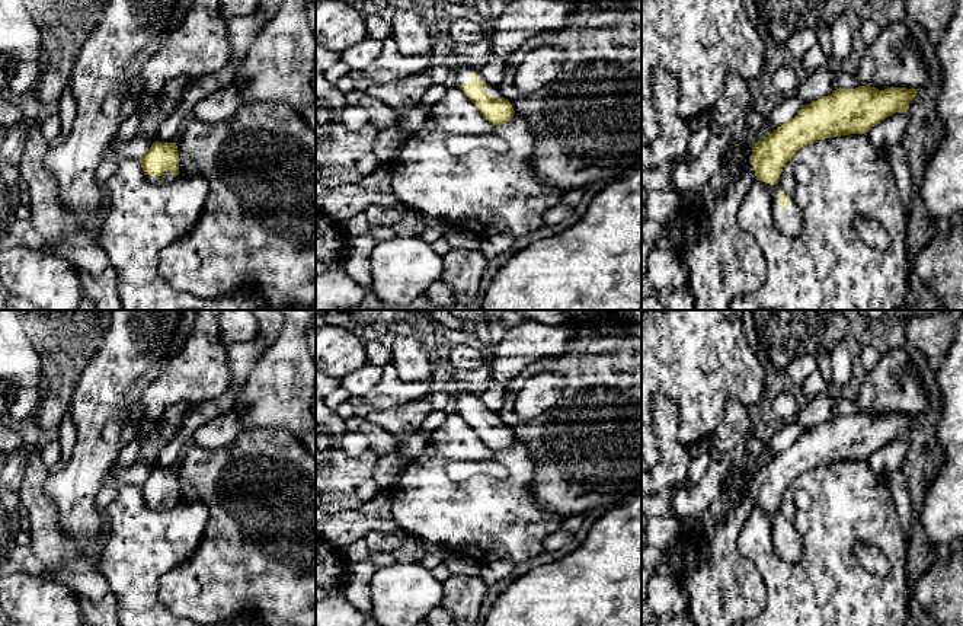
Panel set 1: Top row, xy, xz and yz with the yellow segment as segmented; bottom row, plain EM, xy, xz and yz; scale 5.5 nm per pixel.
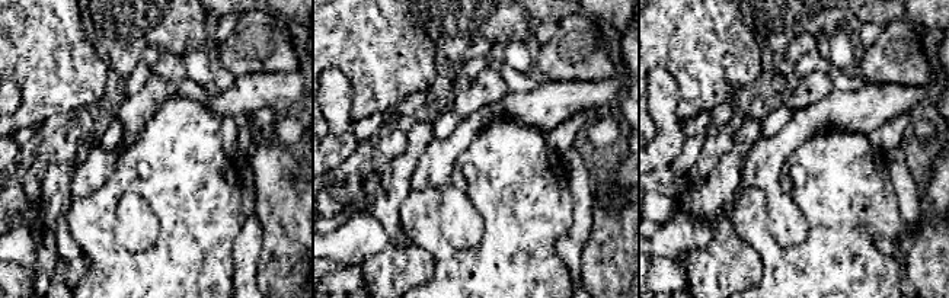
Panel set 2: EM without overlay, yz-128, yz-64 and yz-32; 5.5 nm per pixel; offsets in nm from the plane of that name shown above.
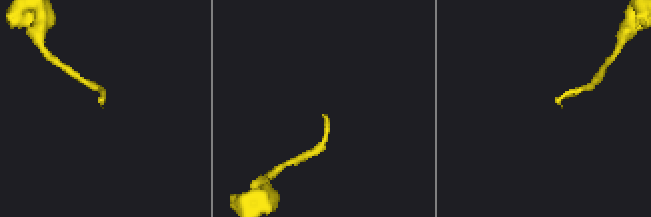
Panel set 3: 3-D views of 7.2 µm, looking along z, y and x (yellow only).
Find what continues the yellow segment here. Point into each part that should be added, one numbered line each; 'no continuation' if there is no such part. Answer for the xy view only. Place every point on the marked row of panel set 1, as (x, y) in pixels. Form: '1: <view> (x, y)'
1: xy (168, 176)

